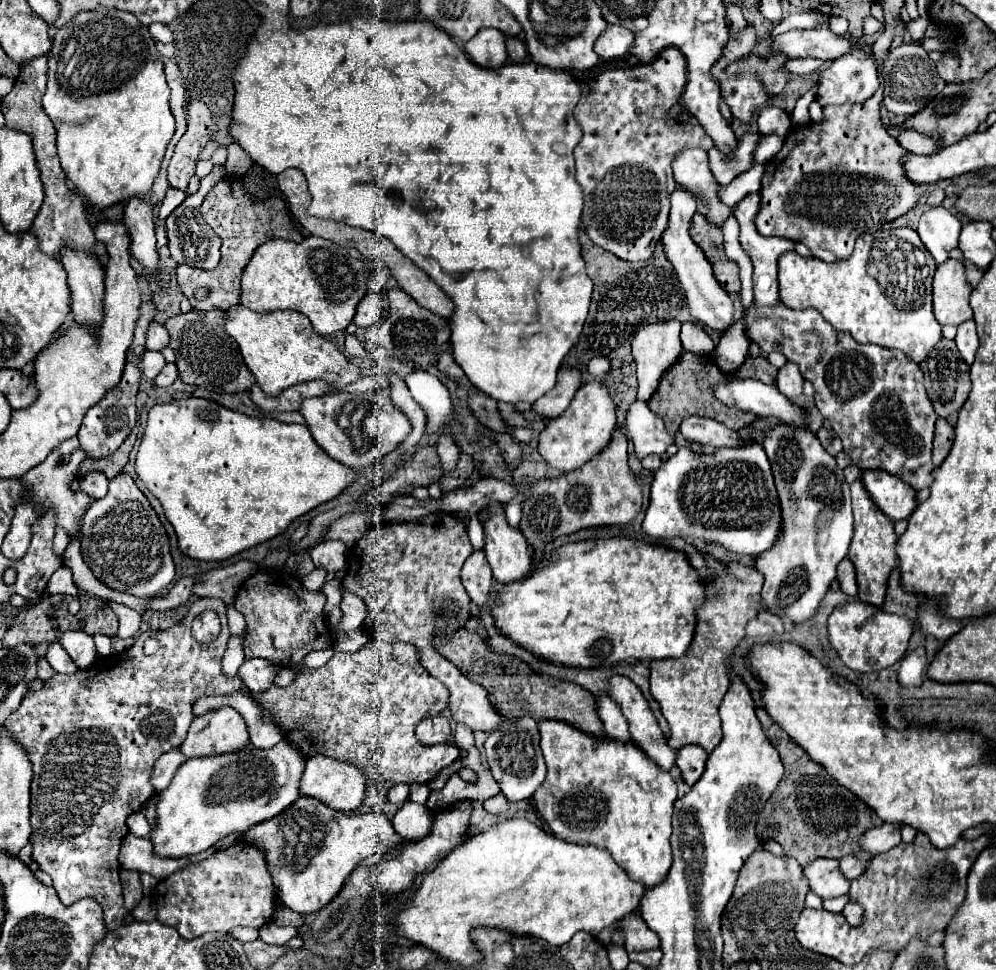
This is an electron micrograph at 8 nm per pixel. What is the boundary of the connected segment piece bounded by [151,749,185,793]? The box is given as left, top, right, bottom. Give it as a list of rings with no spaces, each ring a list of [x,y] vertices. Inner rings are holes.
[[[171,749],[169,753],[161,755],[153,767],[153,773],[151,773],[151,785],[155,789],[155,793],[161,793],[169,787],[175,771],[179,769],[179,765],[185,761],[185,757],[181,755],[179,749]]]

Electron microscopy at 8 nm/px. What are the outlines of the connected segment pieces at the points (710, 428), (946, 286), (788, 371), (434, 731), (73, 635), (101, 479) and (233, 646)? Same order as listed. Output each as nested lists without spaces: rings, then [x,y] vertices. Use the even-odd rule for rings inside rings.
[[[699,415],[683,419],[683,437],[699,447],[737,447],[741,445],[735,431],[723,423]]]
[[[947,259],[935,271],[933,313],[941,325],[961,325],[973,319],[969,295],[973,287],[965,279],[965,267],[957,259]]]
[[[787,363],[779,369],[779,377],[777,377],[777,389],[787,397],[787,399],[797,399],[803,393],[803,377],[799,367],[795,367],[795,363]]]
[[[437,715],[437,717],[429,717],[423,719],[417,729],[415,729],[417,739],[423,745],[437,745],[437,743],[447,743],[451,739],[451,725],[447,721],[447,717]]]
[[[67,631],[59,643],[63,645],[63,649],[69,653],[69,657],[75,661],[77,667],[87,669],[93,665],[97,651],[93,645],[93,637],[83,633],[83,631]]]
[[[91,471],[91,475],[85,475],[83,479],[79,479],[79,485],[85,493],[89,493],[95,499],[101,499],[107,495],[107,487],[109,487],[109,479],[105,475],[97,475],[97,471]]]
[[[231,636],[229,638],[229,645],[227,645],[225,651],[225,657],[223,657],[223,669],[225,669],[225,675],[228,677],[235,676],[245,659],[243,638]]]

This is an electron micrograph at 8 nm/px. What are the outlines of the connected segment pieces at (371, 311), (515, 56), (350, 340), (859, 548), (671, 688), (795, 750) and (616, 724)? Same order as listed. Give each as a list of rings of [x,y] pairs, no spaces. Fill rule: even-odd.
[[[367,293],[361,299],[361,303],[357,305],[357,313],[355,313],[353,323],[357,327],[369,327],[369,325],[375,323],[379,311],[381,311],[381,299],[379,299],[379,295],[377,293]]]
[[[507,37],[507,53],[509,53],[511,63],[523,63],[527,59],[525,43],[519,41],[517,37]]]
[[[347,334],[345,336],[345,350],[352,357],[364,358],[366,351],[360,341],[353,335]]]
[[[857,479],[851,483],[851,499],[853,499],[853,517],[855,517],[855,533],[851,539],[849,547],[849,559],[855,565],[857,571],[857,585],[859,585],[859,599],[865,603],[873,603],[875,607],[881,607],[885,601],[887,593],[887,579],[897,565],[897,555],[895,555],[895,545],[897,545],[897,535],[893,531],[893,521],[887,519],[879,507],[871,501],[867,491],[863,489],[861,481]]]
[[[731,561],[729,575],[711,579],[707,589],[709,597],[703,607],[697,609],[697,629],[689,651],[681,659],[651,661],[651,695],[671,727],[671,749],[695,743],[711,753],[721,741],[721,719],[717,711],[729,689],[729,657],[745,637],[747,621],[753,619],[759,609],[765,609],[759,597],[761,585],[763,575],[759,571]]]
[[[777,723],[769,727],[767,737],[781,755],[785,775],[779,787],[773,791],[771,799],[767,799],[759,815],[757,829],[763,829],[765,825],[771,825],[771,829],[781,827],[777,833],[777,841],[783,845],[789,857],[795,857],[801,863],[801,867],[817,857],[841,859],[843,855],[859,851],[857,835],[883,823],[875,815],[875,811],[871,811],[855,793],[851,793],[831,775],[827,775],[827,771],[819,767],[819,763],[811,761],[809,755],[797,743],[793,743]]]
[[[605,695],[597,697],[597,715],[609,737],[619,739],[619,741],[629,741],[627,721],[623,719],[619,705],[615,705],[615,701],[611,697],[605,697]]]

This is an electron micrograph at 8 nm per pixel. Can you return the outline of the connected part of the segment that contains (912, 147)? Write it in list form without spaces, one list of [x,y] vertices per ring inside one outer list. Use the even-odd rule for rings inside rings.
[[[913,129],[903,131],[903,133],[897,137],[897,141],[899,141],[901,147],[905,147],[907,151],[917,153],[917,155],[931,155],[931,153],[935,153],[935,149],[937,149],[935,137],[917,133],[917,131],[913,131]]]

